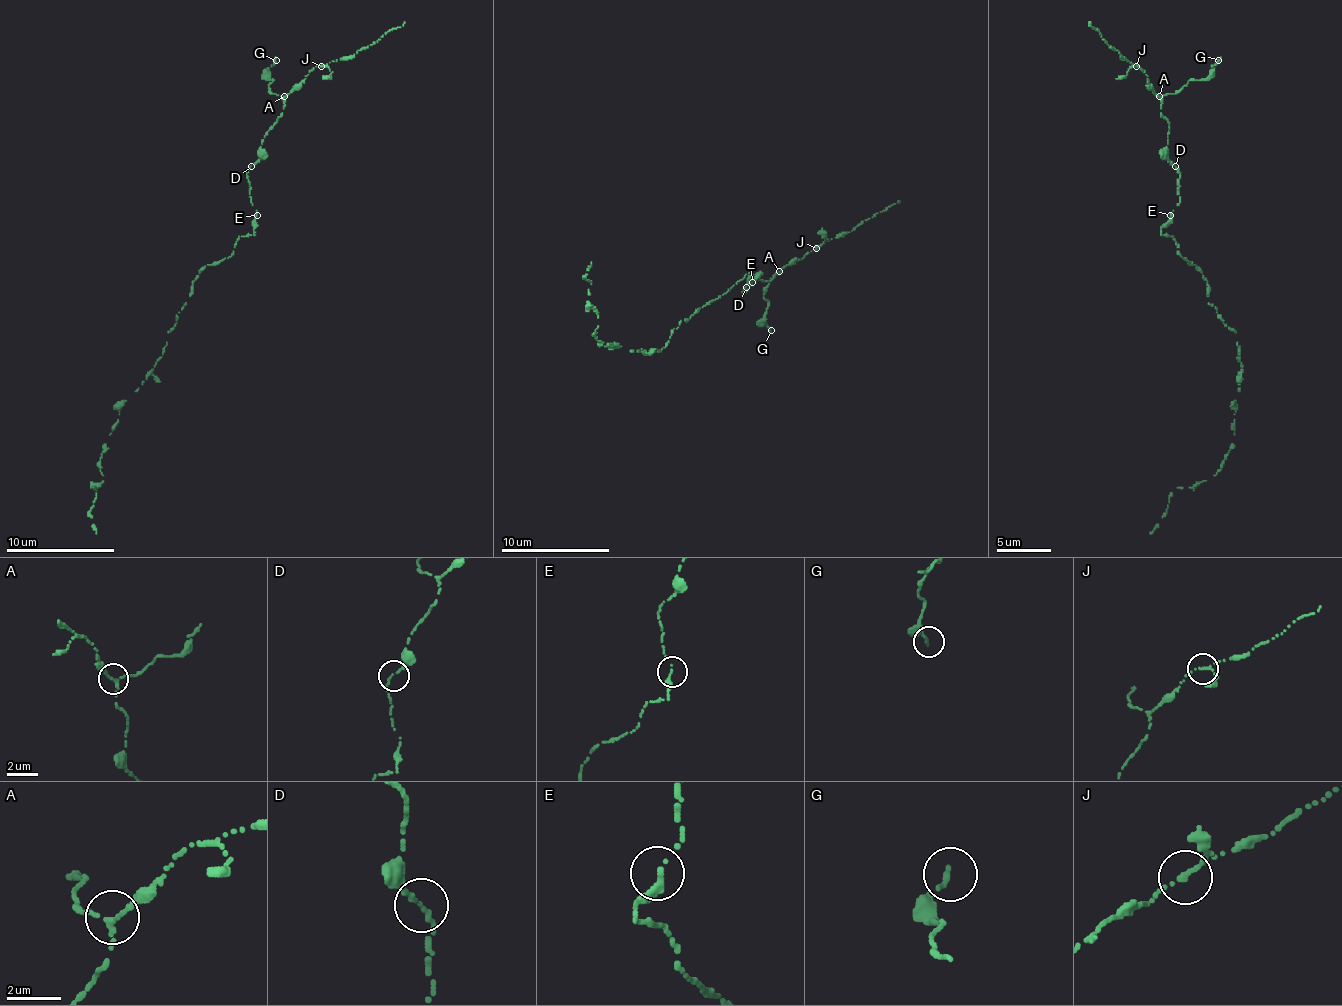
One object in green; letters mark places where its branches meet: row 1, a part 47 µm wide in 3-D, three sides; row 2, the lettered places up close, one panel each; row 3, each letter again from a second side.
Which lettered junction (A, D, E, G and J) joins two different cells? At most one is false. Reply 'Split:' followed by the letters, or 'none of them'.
Split: none of them

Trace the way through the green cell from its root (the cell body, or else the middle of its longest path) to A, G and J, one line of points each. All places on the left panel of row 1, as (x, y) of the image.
A: (211, 264), (254, 231), (257, 210), (246, 172), (260, 158), (284, 96)
G: (211, 264), (254, 231), (257, 210), (246, 172), (284, 109), (268, 87), (276, 60)
J: (211, 264), (254, 231), (257, 210), (246, 172), (260, 158), (284, 98), (322, 66)

